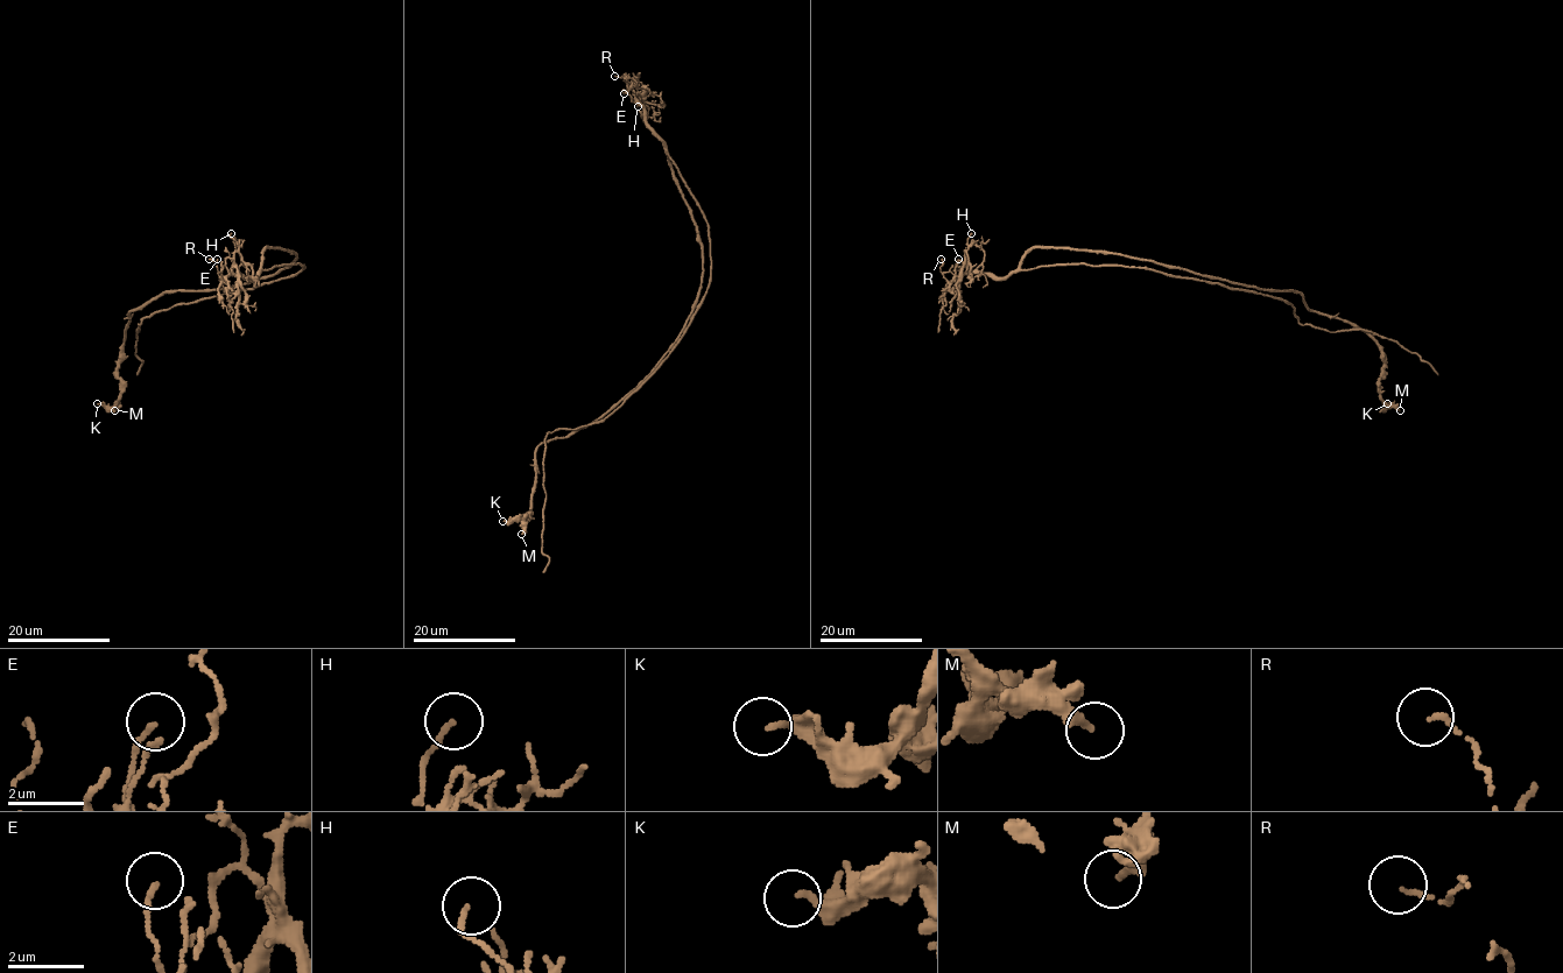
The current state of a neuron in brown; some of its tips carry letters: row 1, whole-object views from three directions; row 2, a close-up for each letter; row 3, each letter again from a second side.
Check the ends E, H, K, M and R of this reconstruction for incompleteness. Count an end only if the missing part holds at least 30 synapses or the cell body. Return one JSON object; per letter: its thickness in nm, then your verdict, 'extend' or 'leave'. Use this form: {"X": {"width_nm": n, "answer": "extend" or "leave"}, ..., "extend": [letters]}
{"E": {"width_nm": 130, "answer": "leave"}, "H": {"width_nm": 120, "answer": "leave"}, "K": {"width_nm": 200, "answer": "leave"}, "M": {"width_nm": 280, "answer": "leave"}, "R": {"width_nm": 110, "answer": "leave"}, "extend": []}

